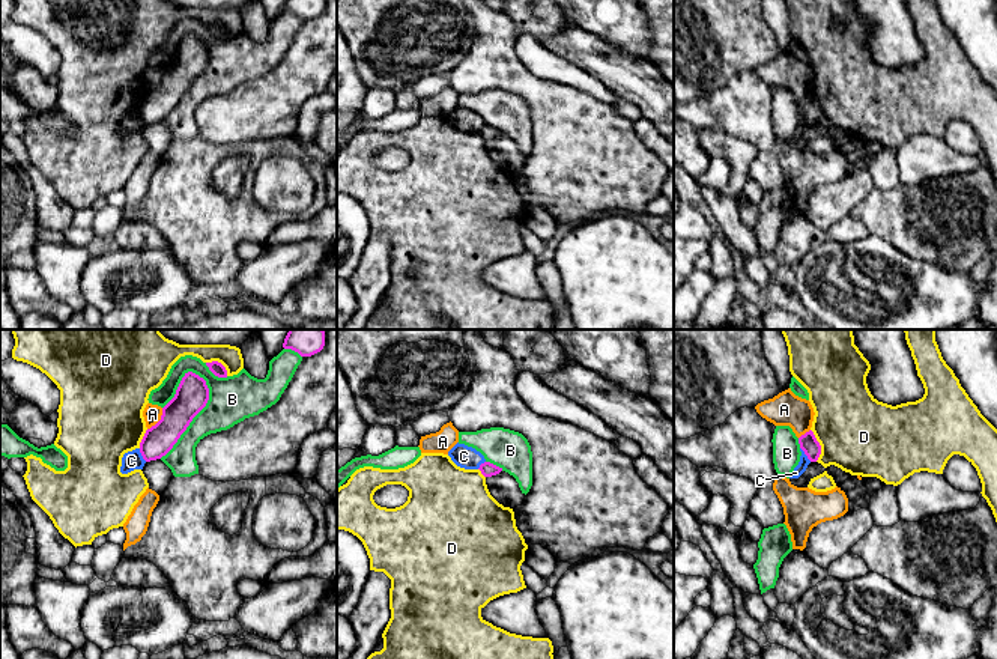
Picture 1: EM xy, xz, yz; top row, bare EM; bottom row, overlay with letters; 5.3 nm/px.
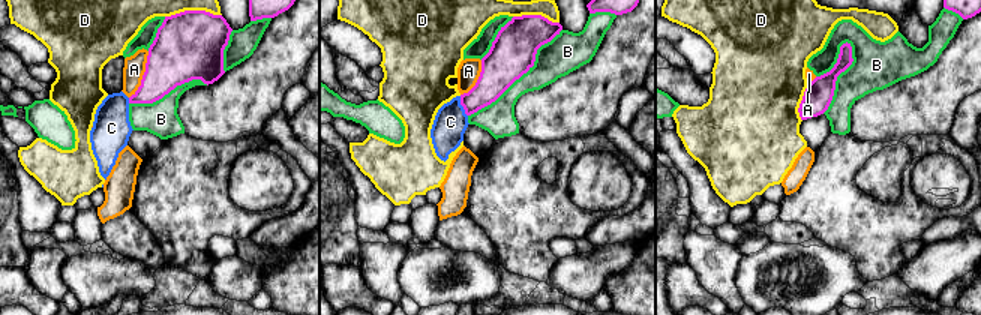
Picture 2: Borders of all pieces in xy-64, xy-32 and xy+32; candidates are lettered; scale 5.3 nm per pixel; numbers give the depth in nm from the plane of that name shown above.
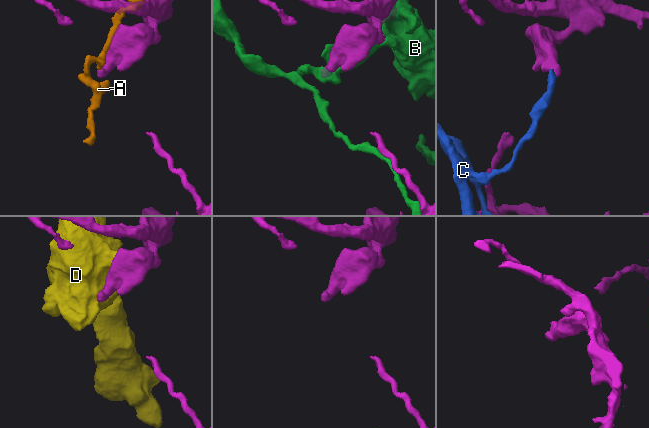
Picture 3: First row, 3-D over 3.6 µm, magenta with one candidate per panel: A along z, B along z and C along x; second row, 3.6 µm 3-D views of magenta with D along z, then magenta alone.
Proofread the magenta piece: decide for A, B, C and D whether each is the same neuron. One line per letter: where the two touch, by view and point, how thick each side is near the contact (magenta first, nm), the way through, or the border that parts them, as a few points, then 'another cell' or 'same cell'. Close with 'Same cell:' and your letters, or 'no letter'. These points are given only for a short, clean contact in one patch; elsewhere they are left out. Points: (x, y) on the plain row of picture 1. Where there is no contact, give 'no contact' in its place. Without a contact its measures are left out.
A: xy (160, 83) | 180/100 nm | another cell
B: xy (197, 75) | 180/240 nm | another cell
C: yz (805, 116) | 100/60 nm | along yz (800, 110), (811, 124) | another cell
D: yz (820, 109) | 100/420 nm | another cell
Same cell: no letter

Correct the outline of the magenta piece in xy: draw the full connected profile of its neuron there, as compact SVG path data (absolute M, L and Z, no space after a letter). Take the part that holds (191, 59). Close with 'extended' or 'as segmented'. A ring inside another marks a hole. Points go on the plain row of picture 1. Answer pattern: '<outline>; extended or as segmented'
M192 35L185 36L174 60L162 71L161 83L146 93L140 105L143 122L150 125L165 119L208 63L206 44Z; as segmented

